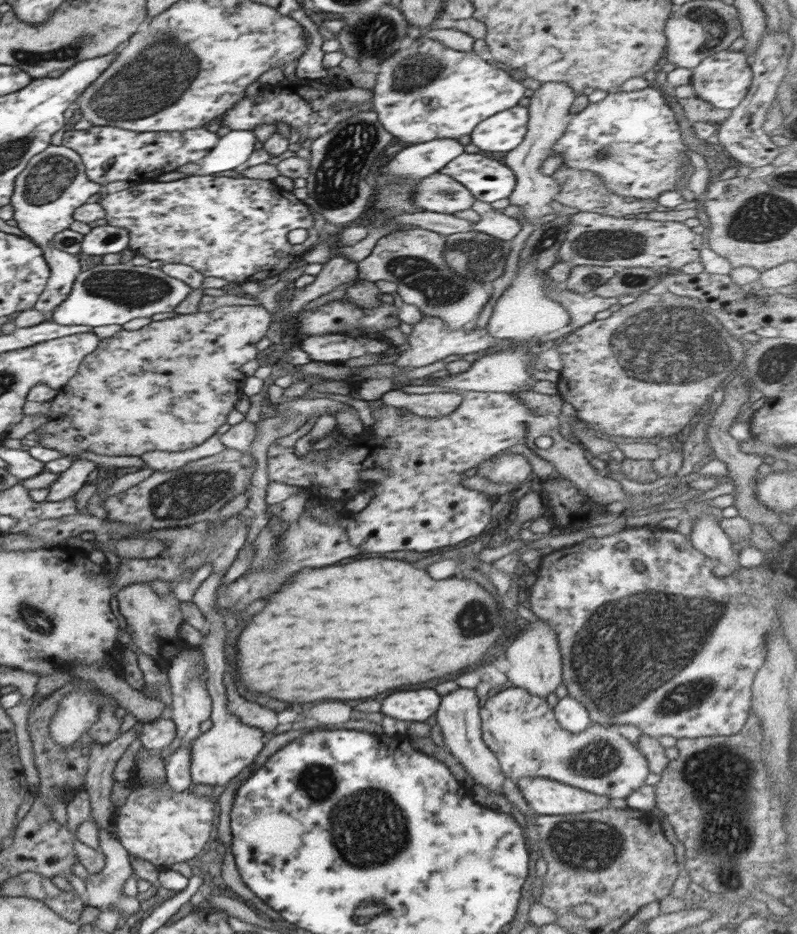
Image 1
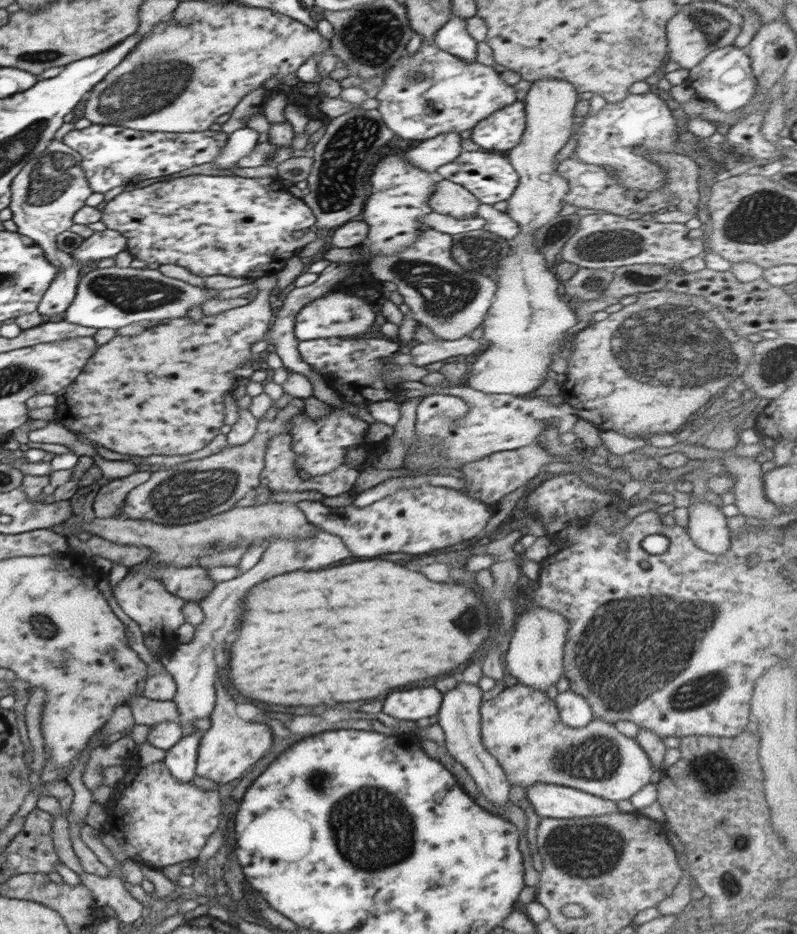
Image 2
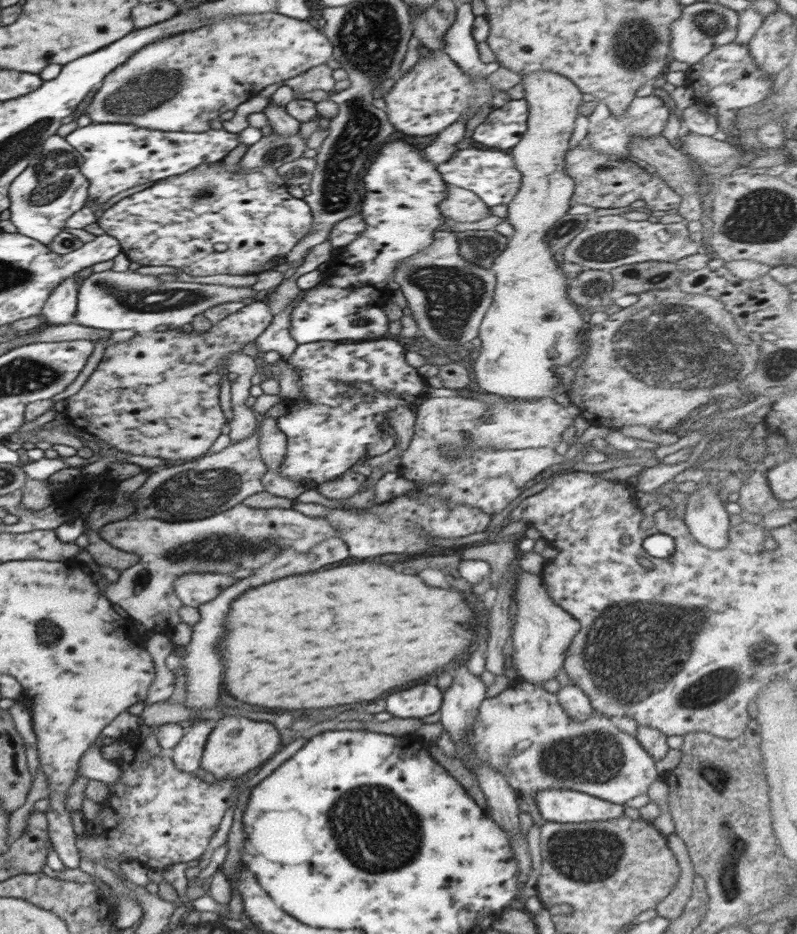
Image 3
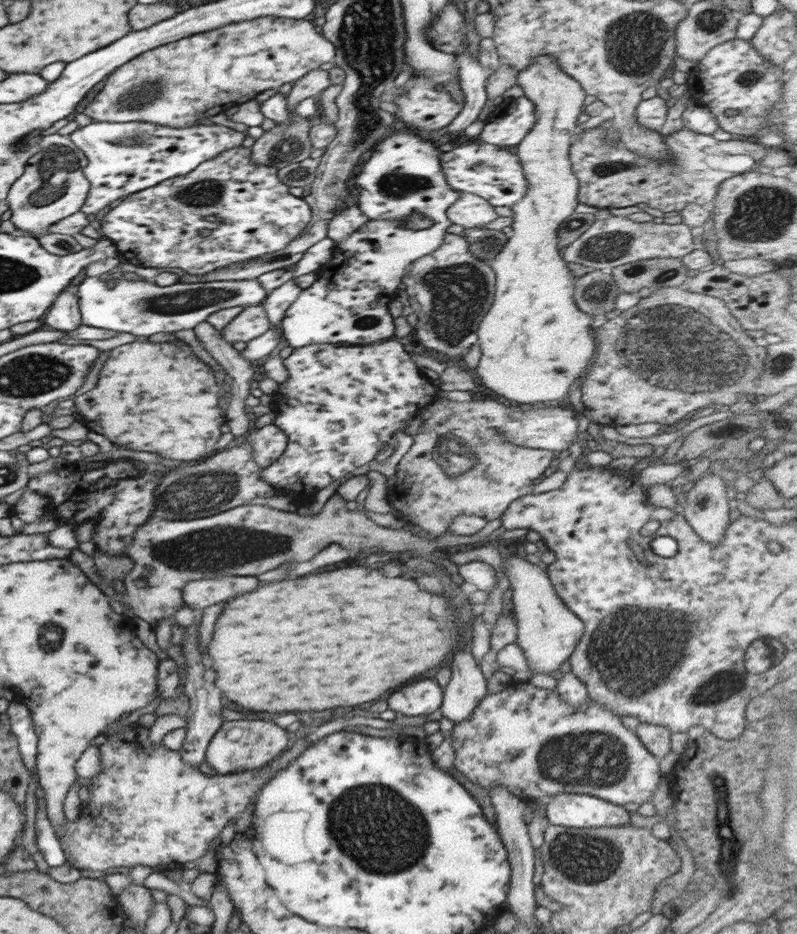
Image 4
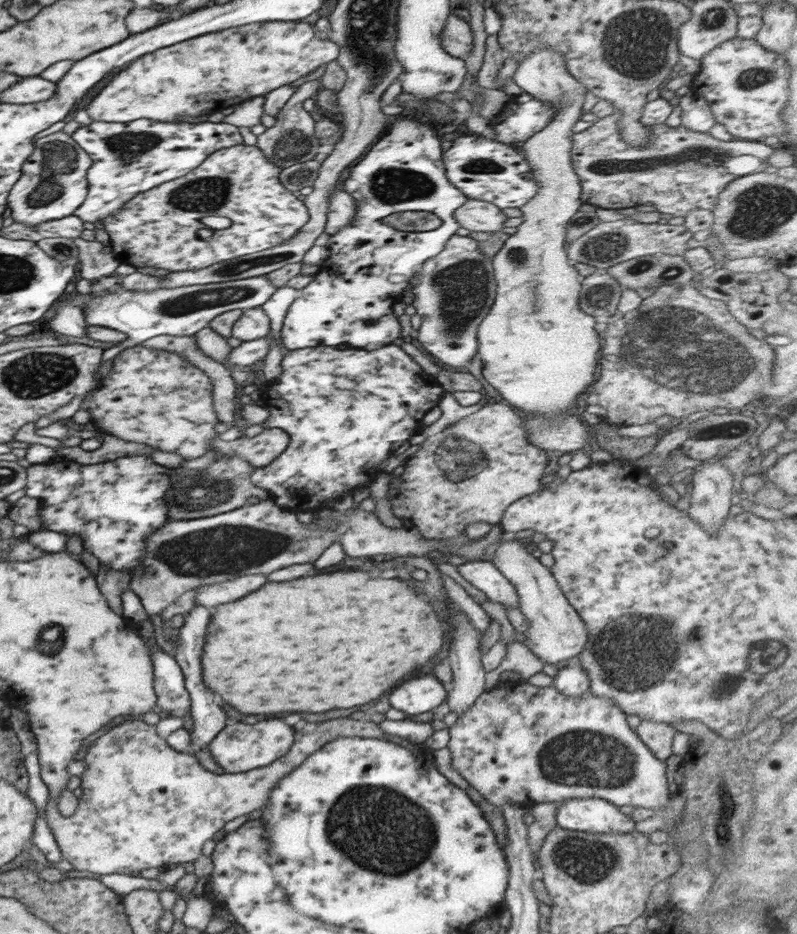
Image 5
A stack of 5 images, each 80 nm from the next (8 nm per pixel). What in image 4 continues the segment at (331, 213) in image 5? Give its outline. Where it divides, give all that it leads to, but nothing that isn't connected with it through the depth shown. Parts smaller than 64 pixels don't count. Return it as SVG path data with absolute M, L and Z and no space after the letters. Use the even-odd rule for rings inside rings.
M346 201L345 207L328 223L327 237L335 244L344 242L350 234L360 230L367 221L357 203L358 201Z

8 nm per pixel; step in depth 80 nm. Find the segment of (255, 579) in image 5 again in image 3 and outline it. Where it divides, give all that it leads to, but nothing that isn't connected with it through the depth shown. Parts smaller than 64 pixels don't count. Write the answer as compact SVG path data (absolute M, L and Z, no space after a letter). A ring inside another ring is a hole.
M187 572L175 580L174 590L184 605L198 607L214 600L219 592L238 581L239 578L227 574Z

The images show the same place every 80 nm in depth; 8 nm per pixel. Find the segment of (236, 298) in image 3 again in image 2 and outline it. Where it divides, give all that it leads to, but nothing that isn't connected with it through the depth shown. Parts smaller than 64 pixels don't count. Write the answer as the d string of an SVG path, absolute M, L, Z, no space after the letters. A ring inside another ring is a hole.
M94 267L90 274L86 274L84 278L79 279L76 288L76 297L74 301L68 306L64 321L78 324L78 326L86 326L91 329L113 328L118 330L127 324L134 324L134 322L143 322L146 326L156 326L157 324L166 324L178 318L188 318L187 314L194 306L202 306L202 303L208 299L217 298L216 290L206 290L205 286L192 286L186 282L178 281L172 278L167 278L162 275L159 270L150 270L149 268L97 268Z

